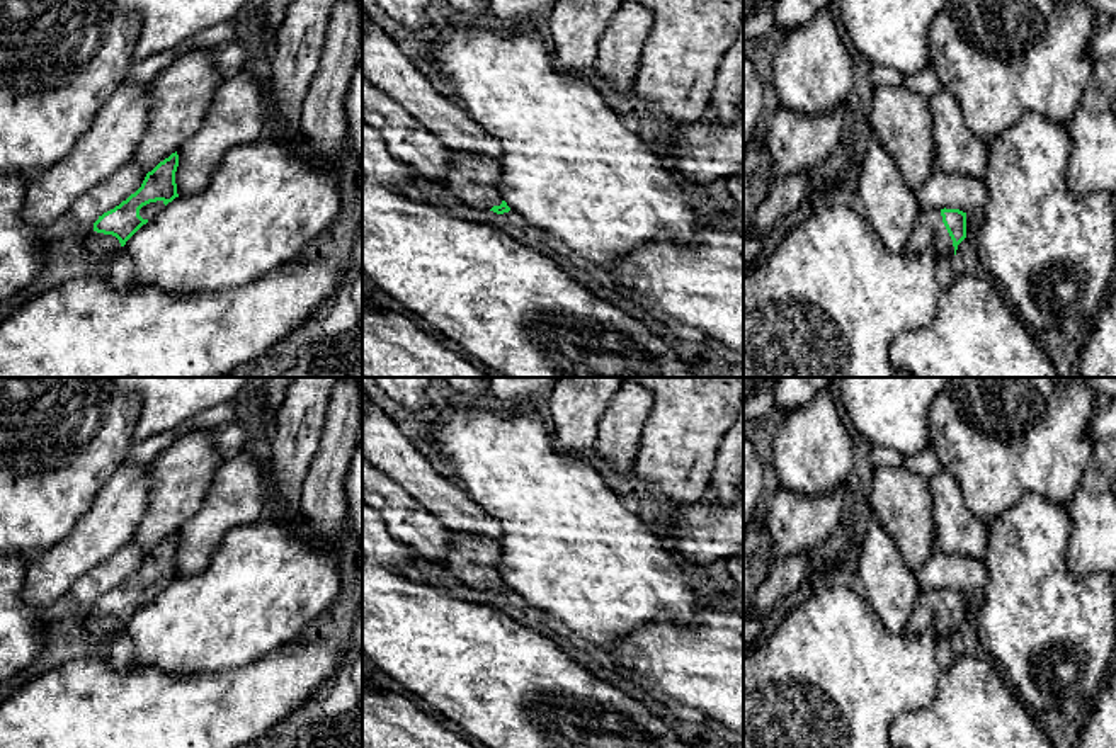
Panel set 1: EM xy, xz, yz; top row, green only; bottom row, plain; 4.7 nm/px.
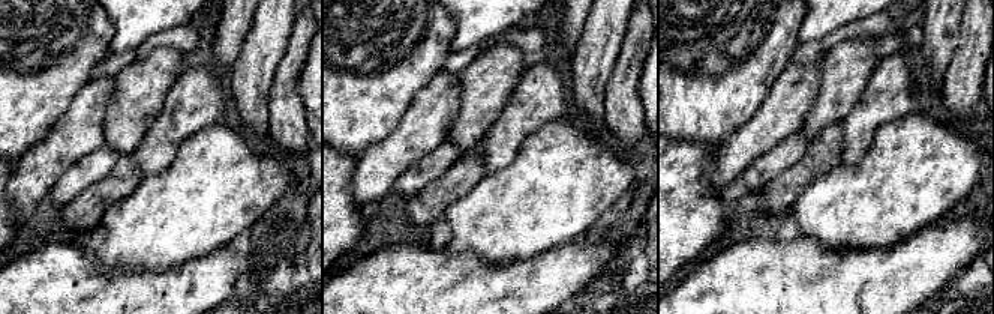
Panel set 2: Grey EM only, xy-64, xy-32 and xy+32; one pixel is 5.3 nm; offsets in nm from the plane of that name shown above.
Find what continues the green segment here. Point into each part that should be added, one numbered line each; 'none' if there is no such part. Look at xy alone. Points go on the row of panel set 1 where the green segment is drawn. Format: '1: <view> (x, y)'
1: xy (148, 211)

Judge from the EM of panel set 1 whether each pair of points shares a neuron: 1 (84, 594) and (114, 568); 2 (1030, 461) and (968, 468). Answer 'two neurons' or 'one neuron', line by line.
1: one neuron
2: one neuron

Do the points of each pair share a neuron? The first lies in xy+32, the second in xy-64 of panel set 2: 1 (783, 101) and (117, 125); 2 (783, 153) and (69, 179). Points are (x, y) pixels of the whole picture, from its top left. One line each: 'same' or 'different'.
1: different
2: same

